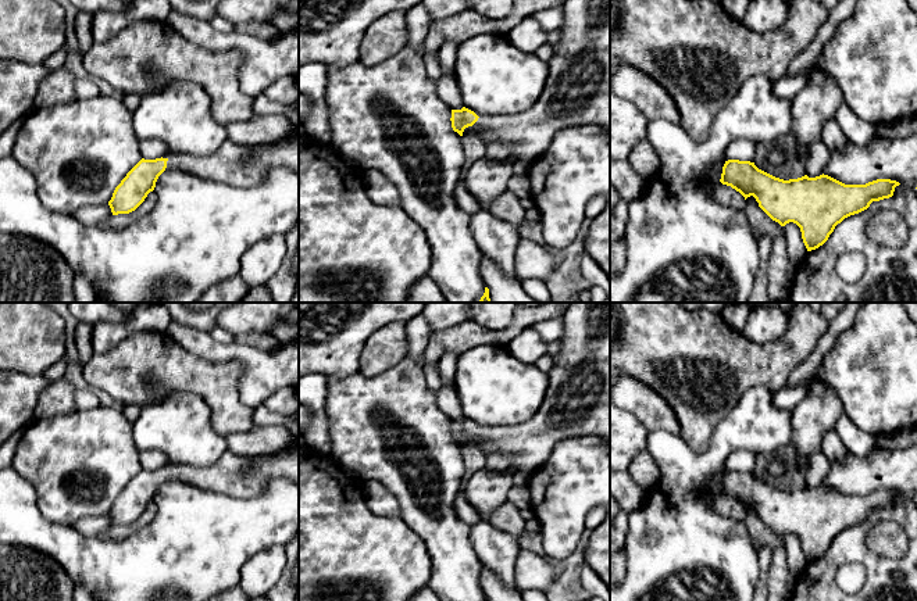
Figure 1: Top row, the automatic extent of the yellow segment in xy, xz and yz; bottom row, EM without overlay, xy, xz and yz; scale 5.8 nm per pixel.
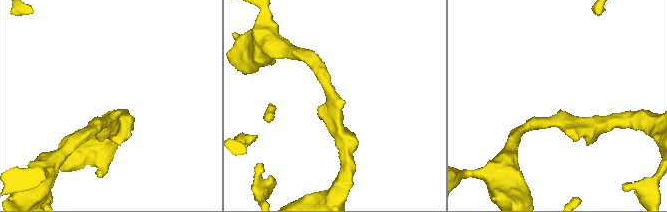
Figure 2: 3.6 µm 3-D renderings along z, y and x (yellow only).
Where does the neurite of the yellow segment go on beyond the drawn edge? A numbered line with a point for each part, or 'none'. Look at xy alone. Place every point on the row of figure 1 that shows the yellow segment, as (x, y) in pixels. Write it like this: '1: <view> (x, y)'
1: xy (236, 165)

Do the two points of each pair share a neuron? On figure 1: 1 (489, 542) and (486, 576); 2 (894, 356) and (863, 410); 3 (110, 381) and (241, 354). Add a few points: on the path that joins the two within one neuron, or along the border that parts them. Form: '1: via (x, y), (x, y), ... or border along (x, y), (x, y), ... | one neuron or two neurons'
1: border along (482, 564), (506, 586) | two neurons
2: via (889, 371), (884, 396), (878, 397) | one neuron
3: border along (181, 346), (207, 360), (238, 362), (242, 368) | two neurons

